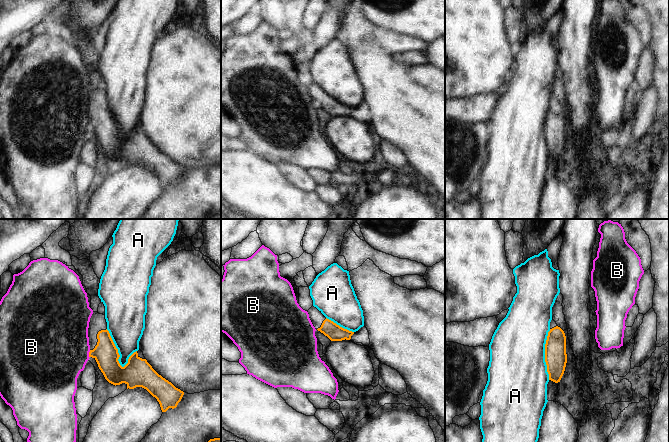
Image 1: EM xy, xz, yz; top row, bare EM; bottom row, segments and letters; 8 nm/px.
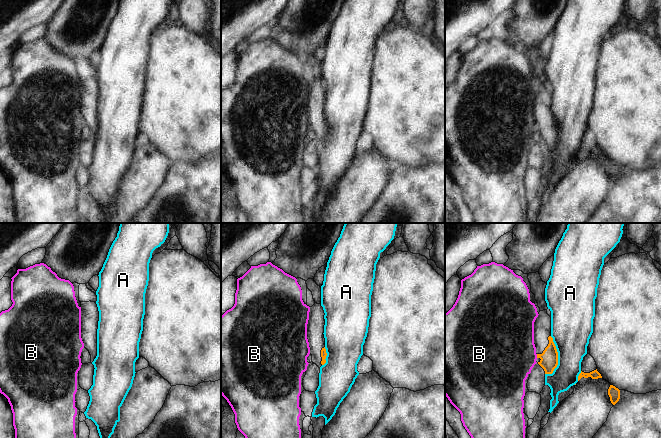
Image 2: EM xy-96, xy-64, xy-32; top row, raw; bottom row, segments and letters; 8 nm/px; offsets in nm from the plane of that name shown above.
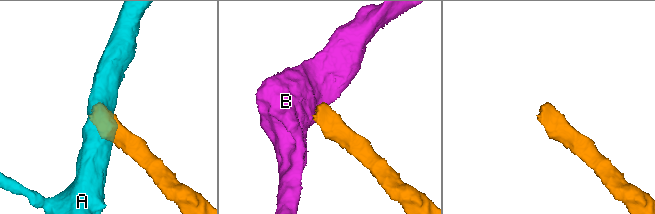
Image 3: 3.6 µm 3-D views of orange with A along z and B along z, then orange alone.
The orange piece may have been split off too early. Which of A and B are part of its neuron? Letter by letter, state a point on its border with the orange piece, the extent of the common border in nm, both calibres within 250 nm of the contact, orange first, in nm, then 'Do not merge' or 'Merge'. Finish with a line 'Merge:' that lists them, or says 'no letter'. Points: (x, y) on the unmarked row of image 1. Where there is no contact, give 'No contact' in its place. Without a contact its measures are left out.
A: Touches orange at xy (116, 124). Shared border 340 nm. Thickness 220 nm (orange) against 300 nm. Do not merge
B: Touches orange at xy (89, 130). Shared border 60 nm. Thickness 190 nm (orange) against 480 nm. Do not merge
Merge: no letter.

